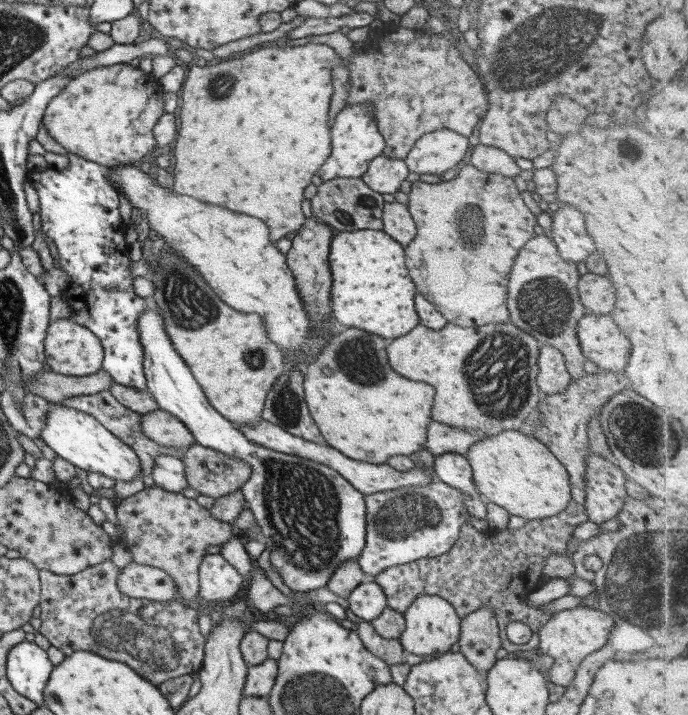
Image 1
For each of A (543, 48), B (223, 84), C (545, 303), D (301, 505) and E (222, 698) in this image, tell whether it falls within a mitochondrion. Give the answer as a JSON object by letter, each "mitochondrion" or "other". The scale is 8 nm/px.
{"A":"mitochondrion","B":"mitochondrion","C":"mitochondrion","D":"mitochondrion","E":"other"}

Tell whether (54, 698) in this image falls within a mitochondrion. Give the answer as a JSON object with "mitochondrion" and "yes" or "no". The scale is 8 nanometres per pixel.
{"mitochondrion":"no"}

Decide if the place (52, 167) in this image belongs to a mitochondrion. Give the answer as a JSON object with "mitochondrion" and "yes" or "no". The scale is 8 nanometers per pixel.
{"mitochondrion":"no"}

